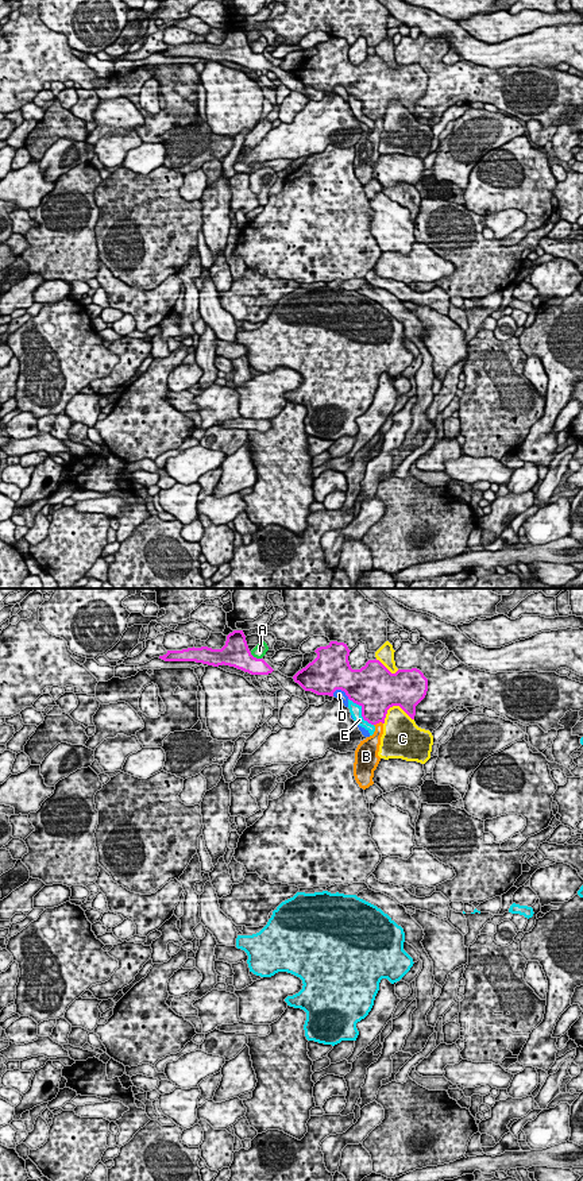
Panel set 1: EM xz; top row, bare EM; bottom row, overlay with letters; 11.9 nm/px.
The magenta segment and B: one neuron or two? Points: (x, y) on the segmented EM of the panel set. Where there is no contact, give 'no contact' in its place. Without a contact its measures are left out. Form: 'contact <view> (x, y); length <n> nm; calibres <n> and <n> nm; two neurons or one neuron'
contact xz (378, 722); length 120 nm; calibres 340 and 170 nm; two neurons

